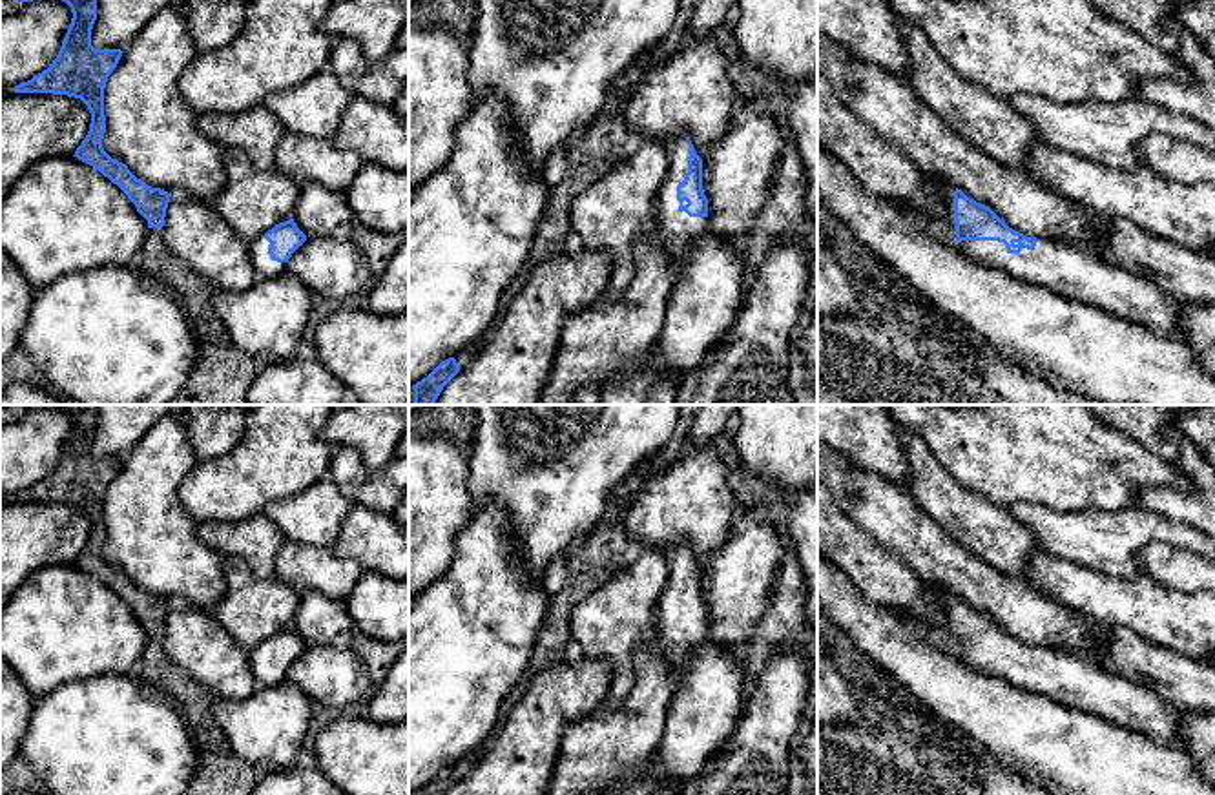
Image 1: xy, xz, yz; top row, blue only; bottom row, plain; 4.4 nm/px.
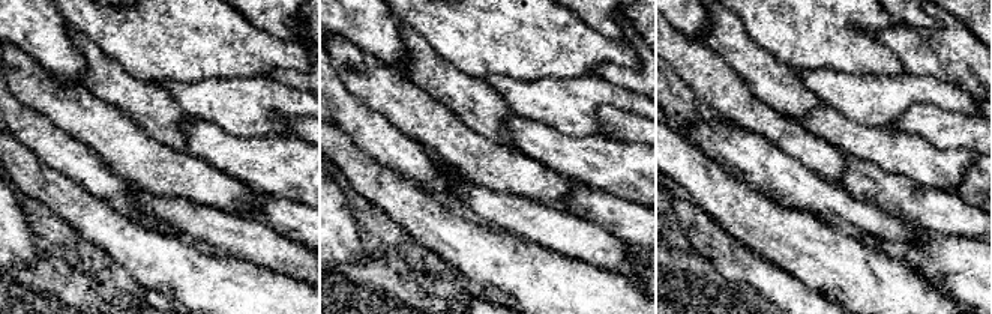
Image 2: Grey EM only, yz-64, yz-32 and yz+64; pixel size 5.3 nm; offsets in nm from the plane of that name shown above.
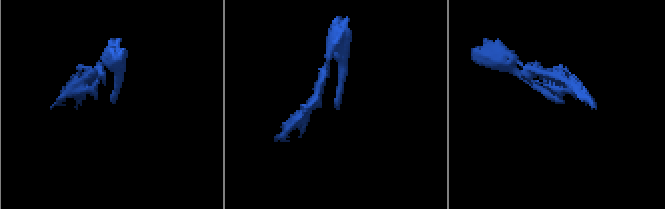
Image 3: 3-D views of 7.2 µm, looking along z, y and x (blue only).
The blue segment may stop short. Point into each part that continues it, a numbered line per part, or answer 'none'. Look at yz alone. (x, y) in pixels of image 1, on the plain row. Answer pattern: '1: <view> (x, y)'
1: yz (1069, 679)

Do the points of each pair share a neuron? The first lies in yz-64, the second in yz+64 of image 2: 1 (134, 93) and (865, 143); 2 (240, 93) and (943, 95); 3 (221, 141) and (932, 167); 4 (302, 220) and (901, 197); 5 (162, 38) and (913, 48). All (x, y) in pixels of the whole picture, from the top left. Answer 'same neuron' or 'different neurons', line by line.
1: different neurons
2: same neuron
3: same neuron
4: same neuron
5: different neurons

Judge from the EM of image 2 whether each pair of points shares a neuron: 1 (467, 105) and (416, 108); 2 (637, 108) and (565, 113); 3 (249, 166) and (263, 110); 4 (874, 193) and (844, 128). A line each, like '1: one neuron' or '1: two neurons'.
1: two neurons
2: one neuron
3: two neurons
4: two neurons

